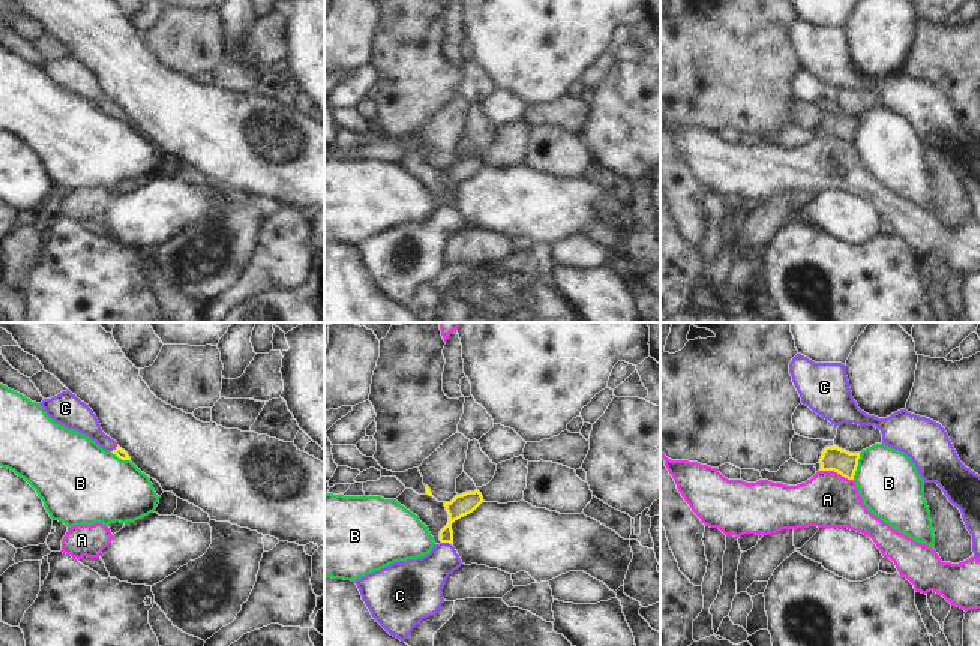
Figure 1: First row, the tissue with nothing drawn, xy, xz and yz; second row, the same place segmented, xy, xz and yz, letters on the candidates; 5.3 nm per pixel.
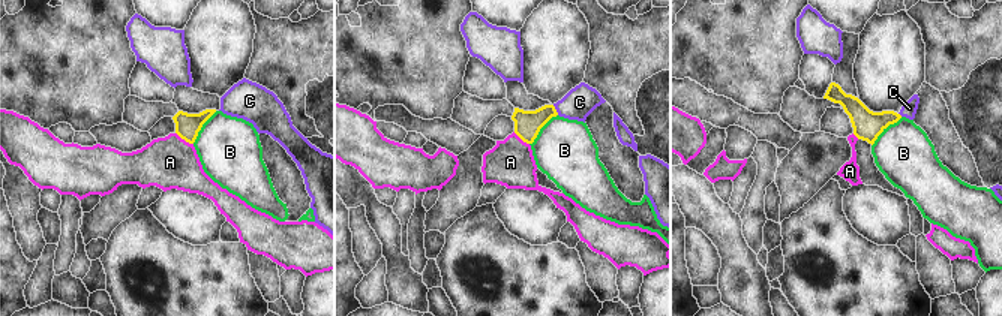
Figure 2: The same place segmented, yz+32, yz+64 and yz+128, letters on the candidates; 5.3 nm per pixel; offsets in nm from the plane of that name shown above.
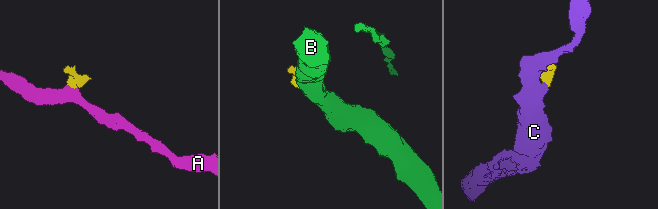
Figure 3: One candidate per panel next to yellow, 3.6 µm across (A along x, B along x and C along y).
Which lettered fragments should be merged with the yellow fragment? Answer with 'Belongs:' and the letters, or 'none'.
Belongs: C

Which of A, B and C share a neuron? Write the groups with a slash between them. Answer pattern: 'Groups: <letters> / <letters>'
Groups: A / B / C

